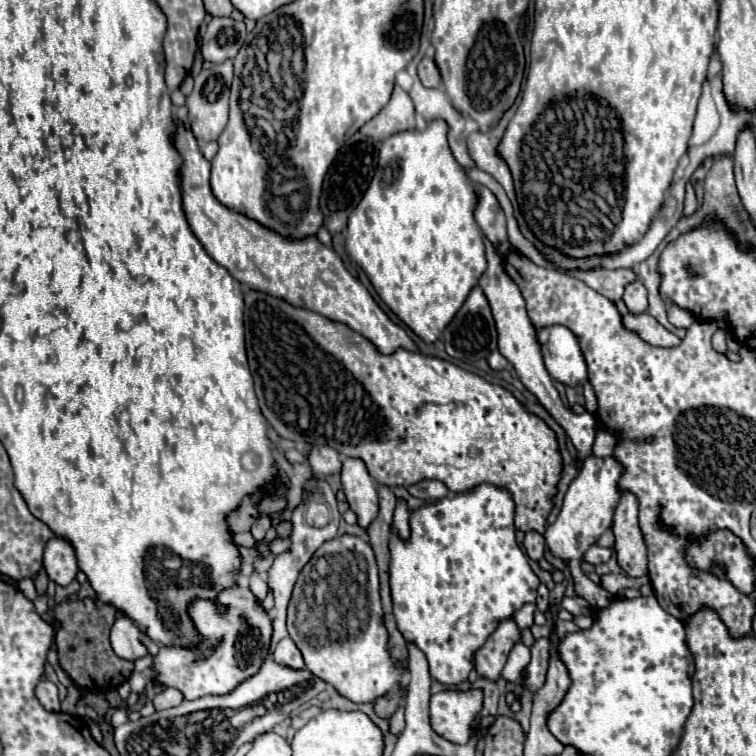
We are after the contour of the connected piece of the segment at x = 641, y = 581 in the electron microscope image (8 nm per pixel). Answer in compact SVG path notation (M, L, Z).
M609 574L600 577L601 586L613 596L626 588L640 589L649 583L648 575L642 577L630 577L624 574Z

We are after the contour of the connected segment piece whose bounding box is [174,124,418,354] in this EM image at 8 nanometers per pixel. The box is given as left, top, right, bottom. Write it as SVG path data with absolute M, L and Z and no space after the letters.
M178 124L174 142L184 158L180 178L188 224L206 252L216 262L220 262L240 284L256 292L266 292L274 298L282 298L296 308L308 308L328 320L348 324L348 328L368 338L380 354L392 354L400 348L418 352L418 346L406 334L406 330L386 316L386 312L374 302L370 292L346 270L340 256L332 248L320 244L316 236L310 236L306 240L282 238L276 232L260 226L258 222L224 208L212 196L208 182L210 162L202 156L194 134Z

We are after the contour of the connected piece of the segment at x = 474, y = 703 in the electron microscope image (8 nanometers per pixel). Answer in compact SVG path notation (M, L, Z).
M470 688L470 690L442 690L438 694L432 694L430 698L430 724L432 730L438 732L442 738L454 744L466 744L474 736L474 722L482 710L482 700L484 694L480 688Z

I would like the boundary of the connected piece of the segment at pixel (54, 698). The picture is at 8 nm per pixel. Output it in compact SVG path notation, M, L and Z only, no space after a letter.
M40 680L36 686L36 696L40 700L40 704L48 710L48 712L60 712L60 700L58 700L58 690L52 682L48 680Z

